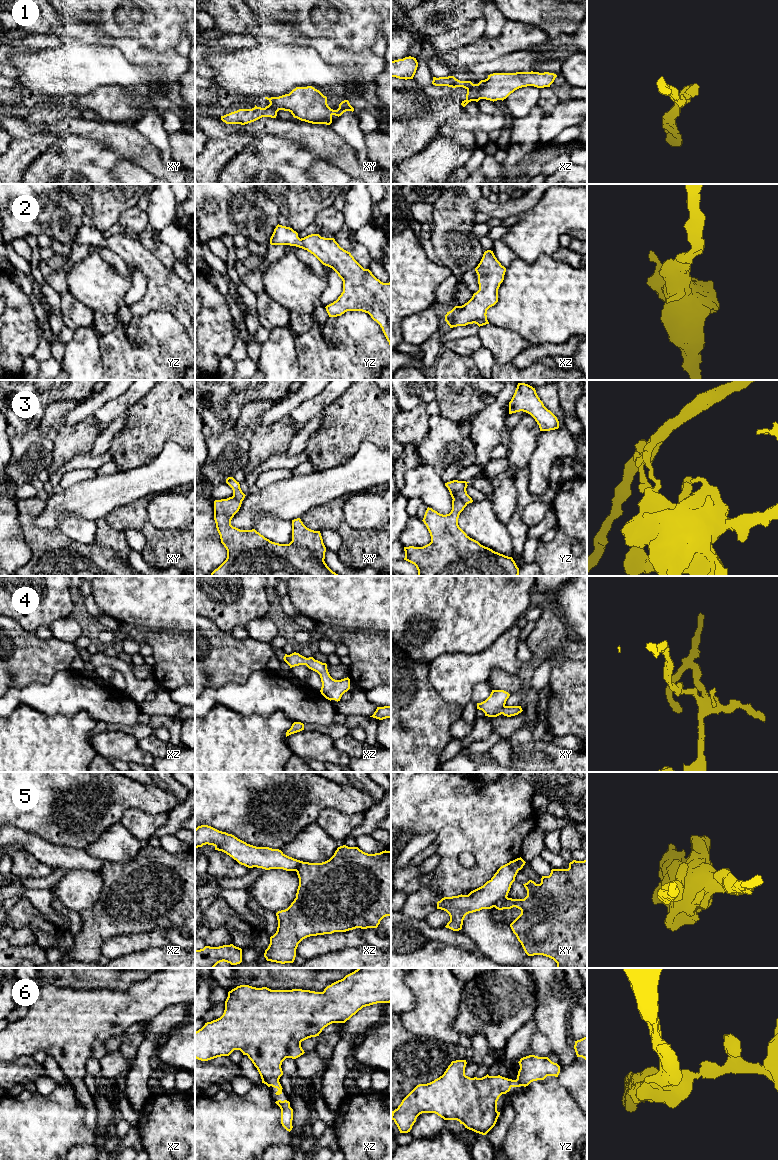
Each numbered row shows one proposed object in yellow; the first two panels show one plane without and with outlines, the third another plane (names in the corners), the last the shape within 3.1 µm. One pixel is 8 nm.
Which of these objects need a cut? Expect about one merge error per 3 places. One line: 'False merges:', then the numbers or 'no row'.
False merges: 1, 3, 5

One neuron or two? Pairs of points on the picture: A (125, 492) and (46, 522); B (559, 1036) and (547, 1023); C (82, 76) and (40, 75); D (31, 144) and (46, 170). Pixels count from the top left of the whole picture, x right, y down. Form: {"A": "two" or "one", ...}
{"A": "one", "B": "one", "C": "one", "D": "two"}

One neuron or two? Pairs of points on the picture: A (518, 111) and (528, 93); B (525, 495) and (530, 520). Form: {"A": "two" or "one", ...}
{"A": "one", "B": "two"}

